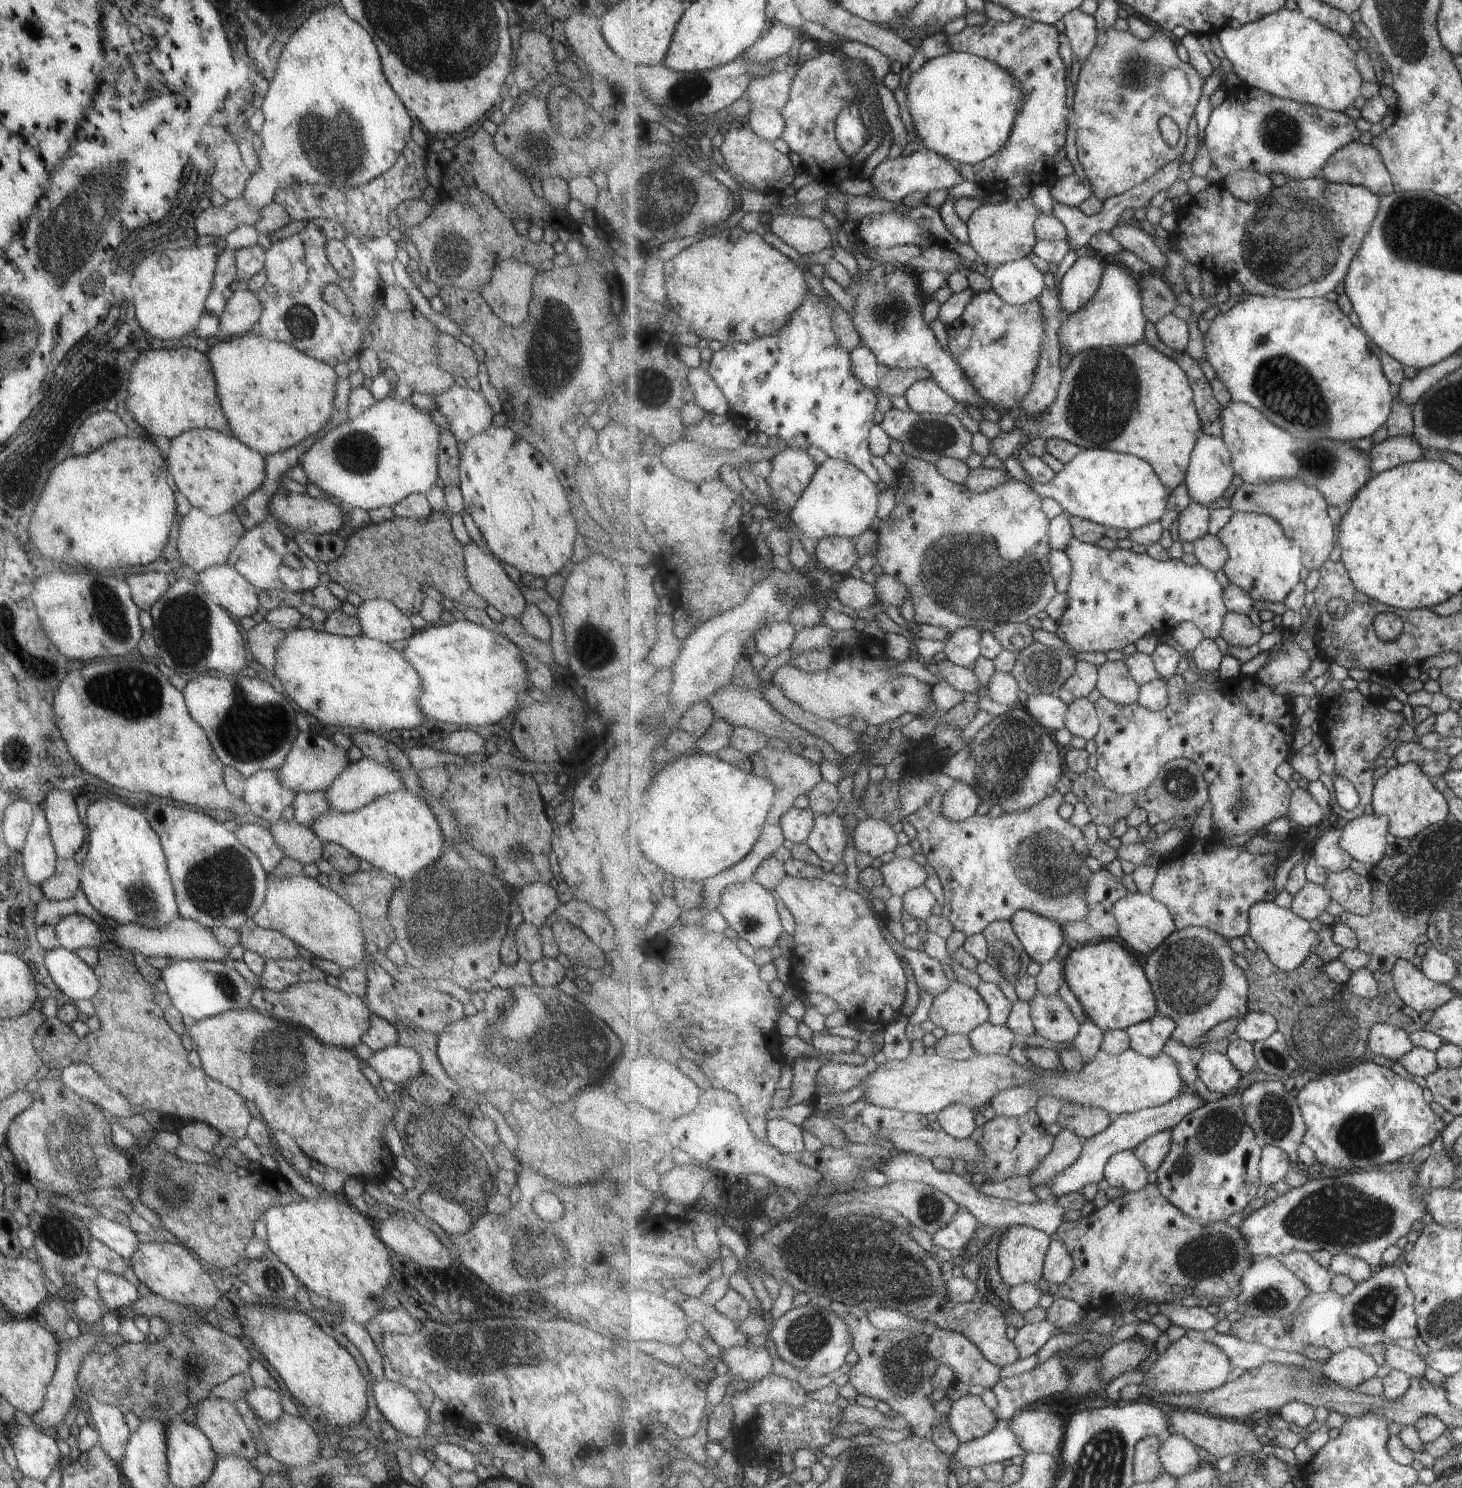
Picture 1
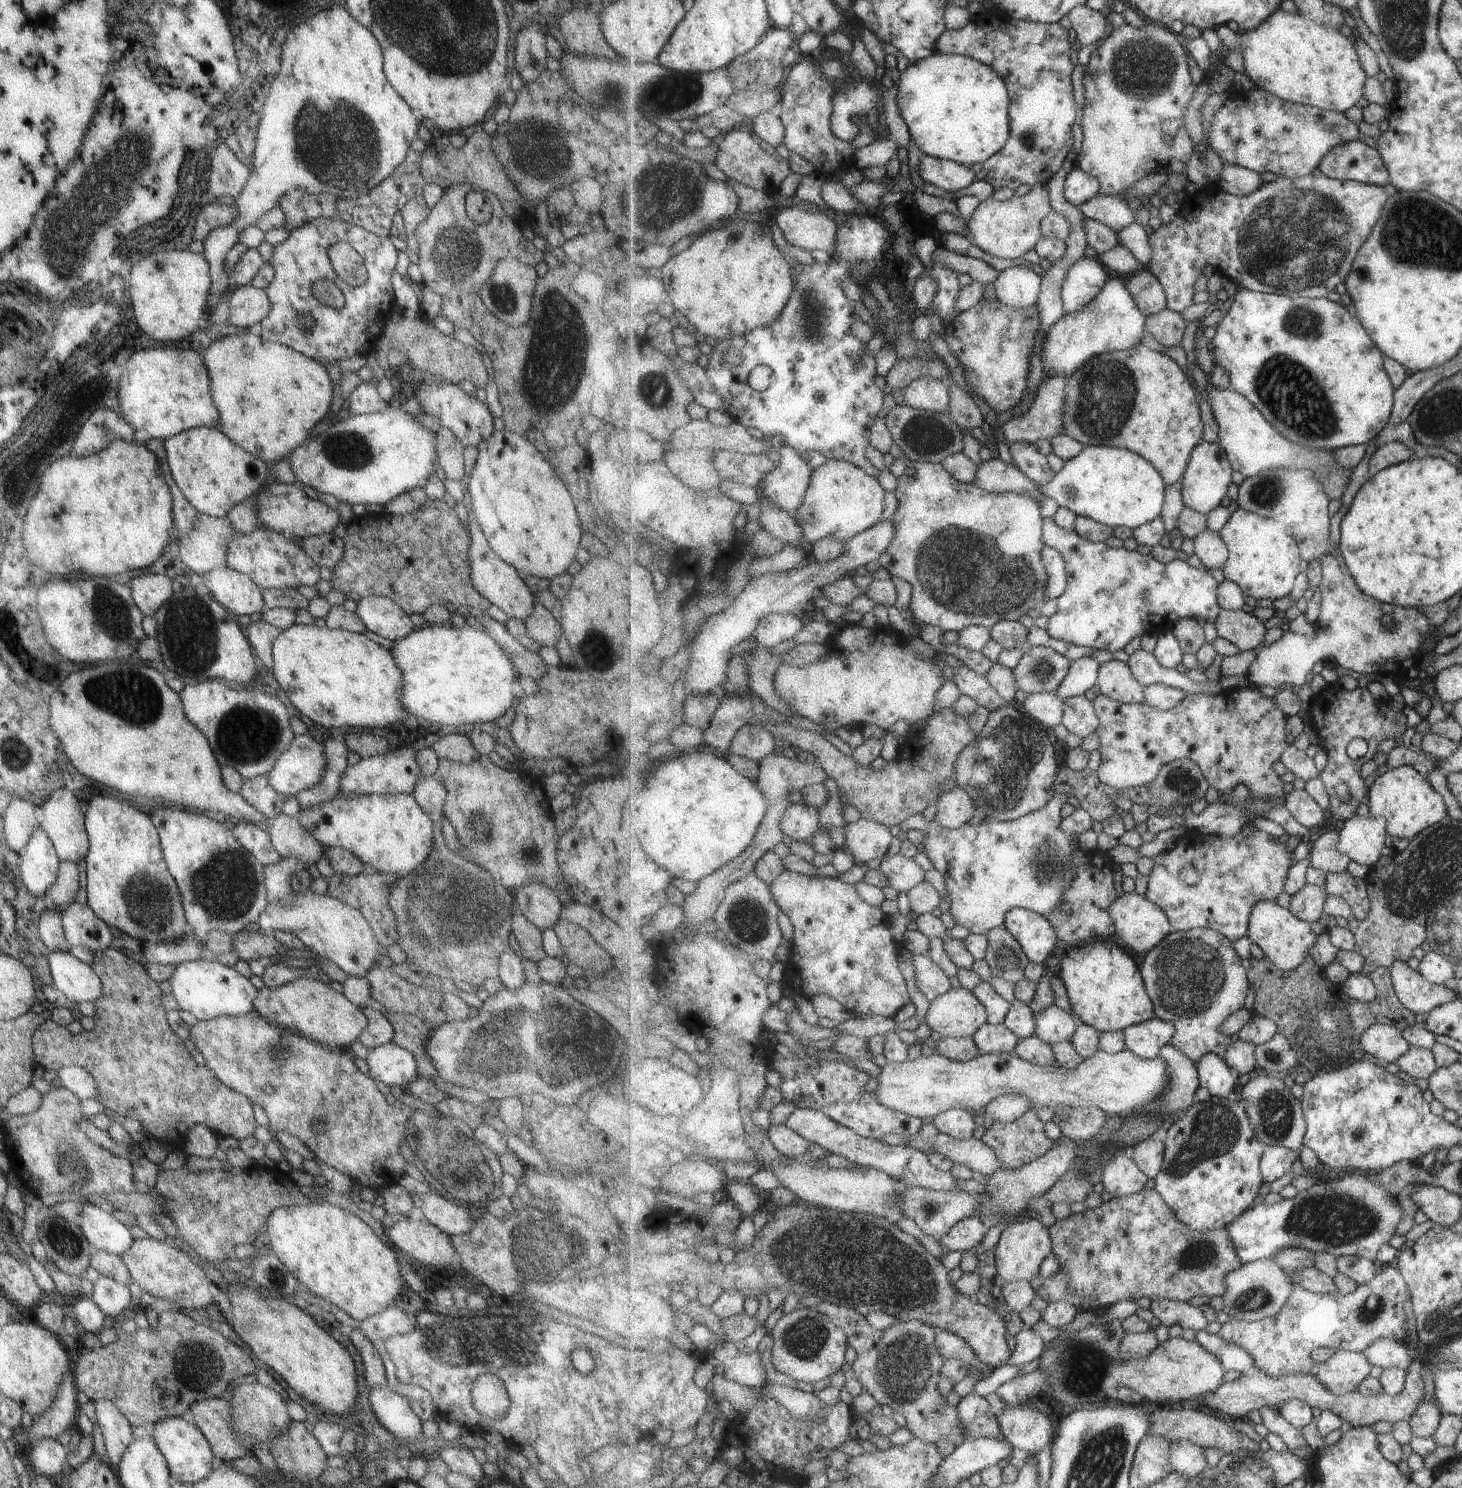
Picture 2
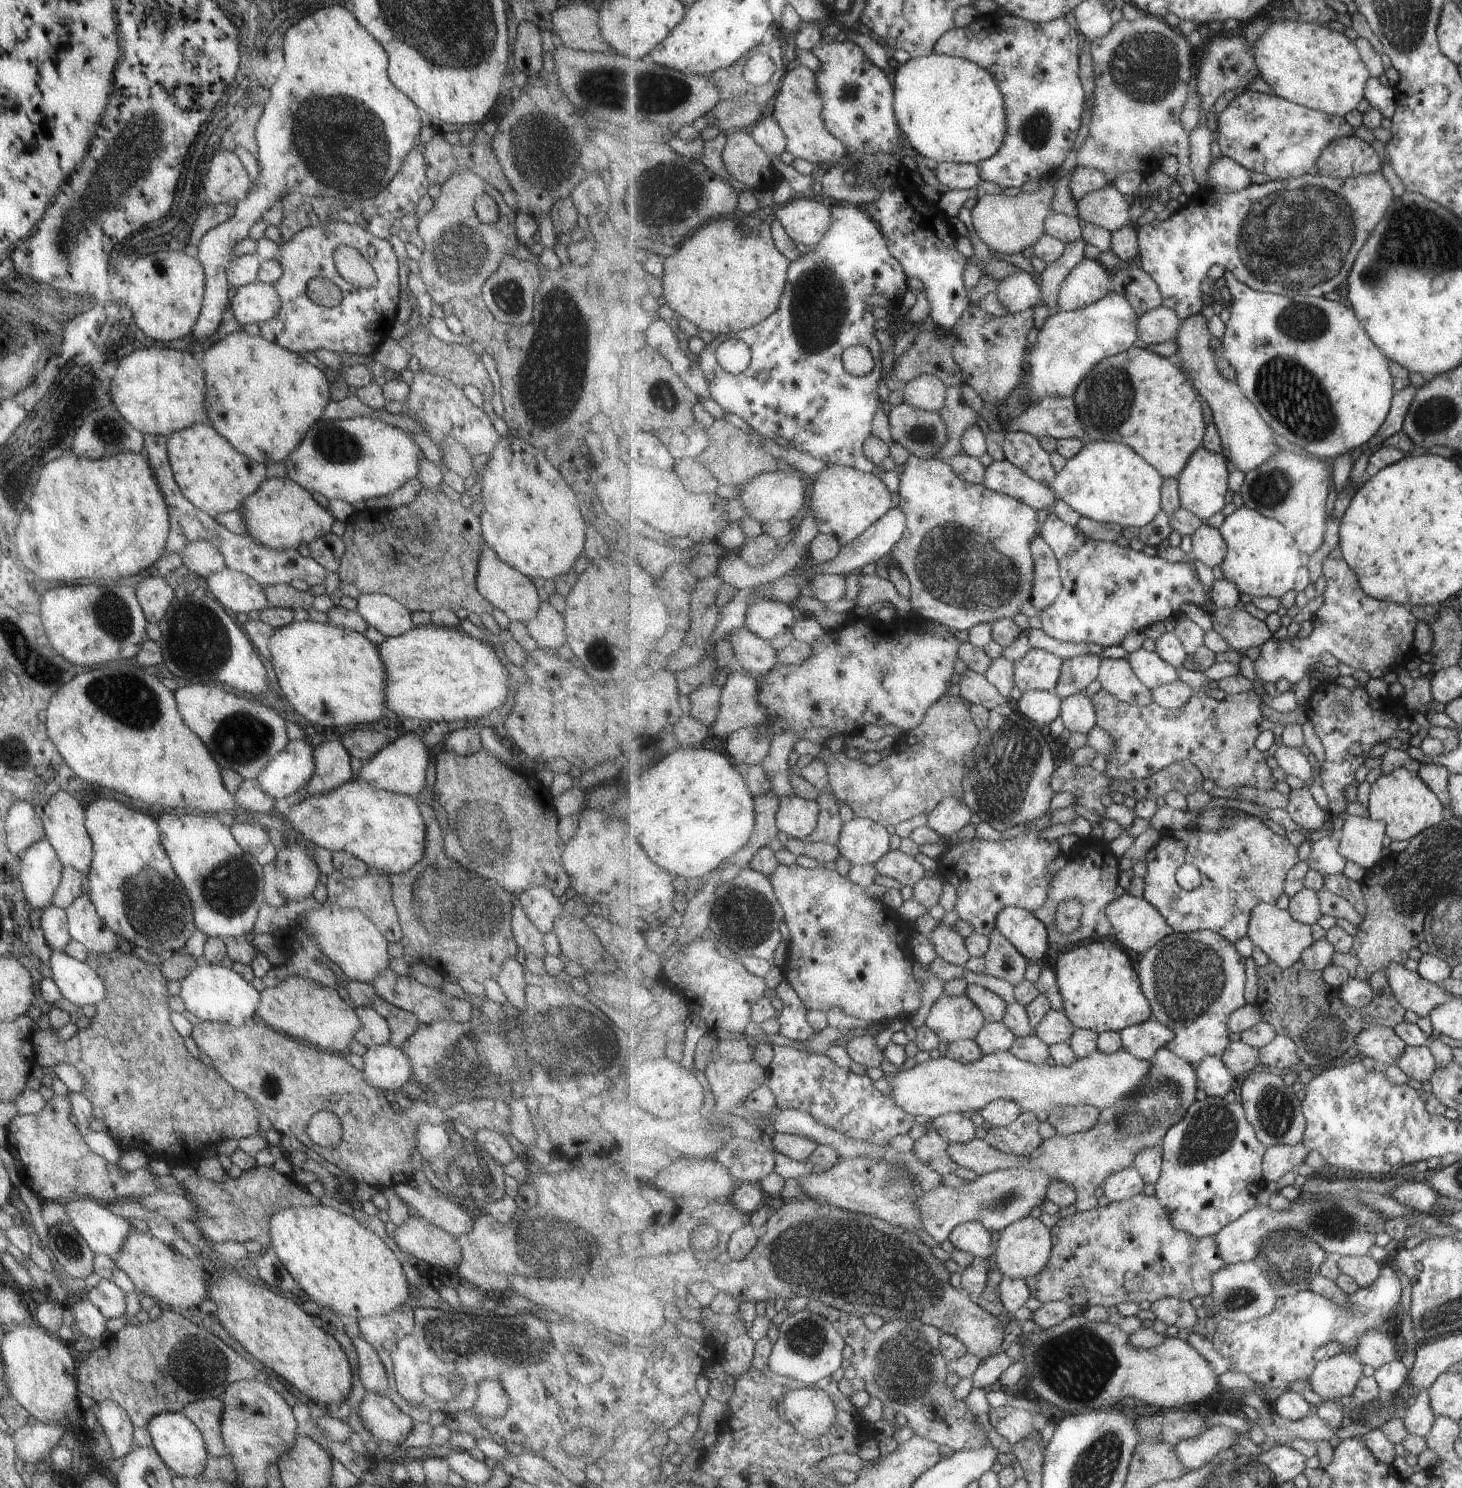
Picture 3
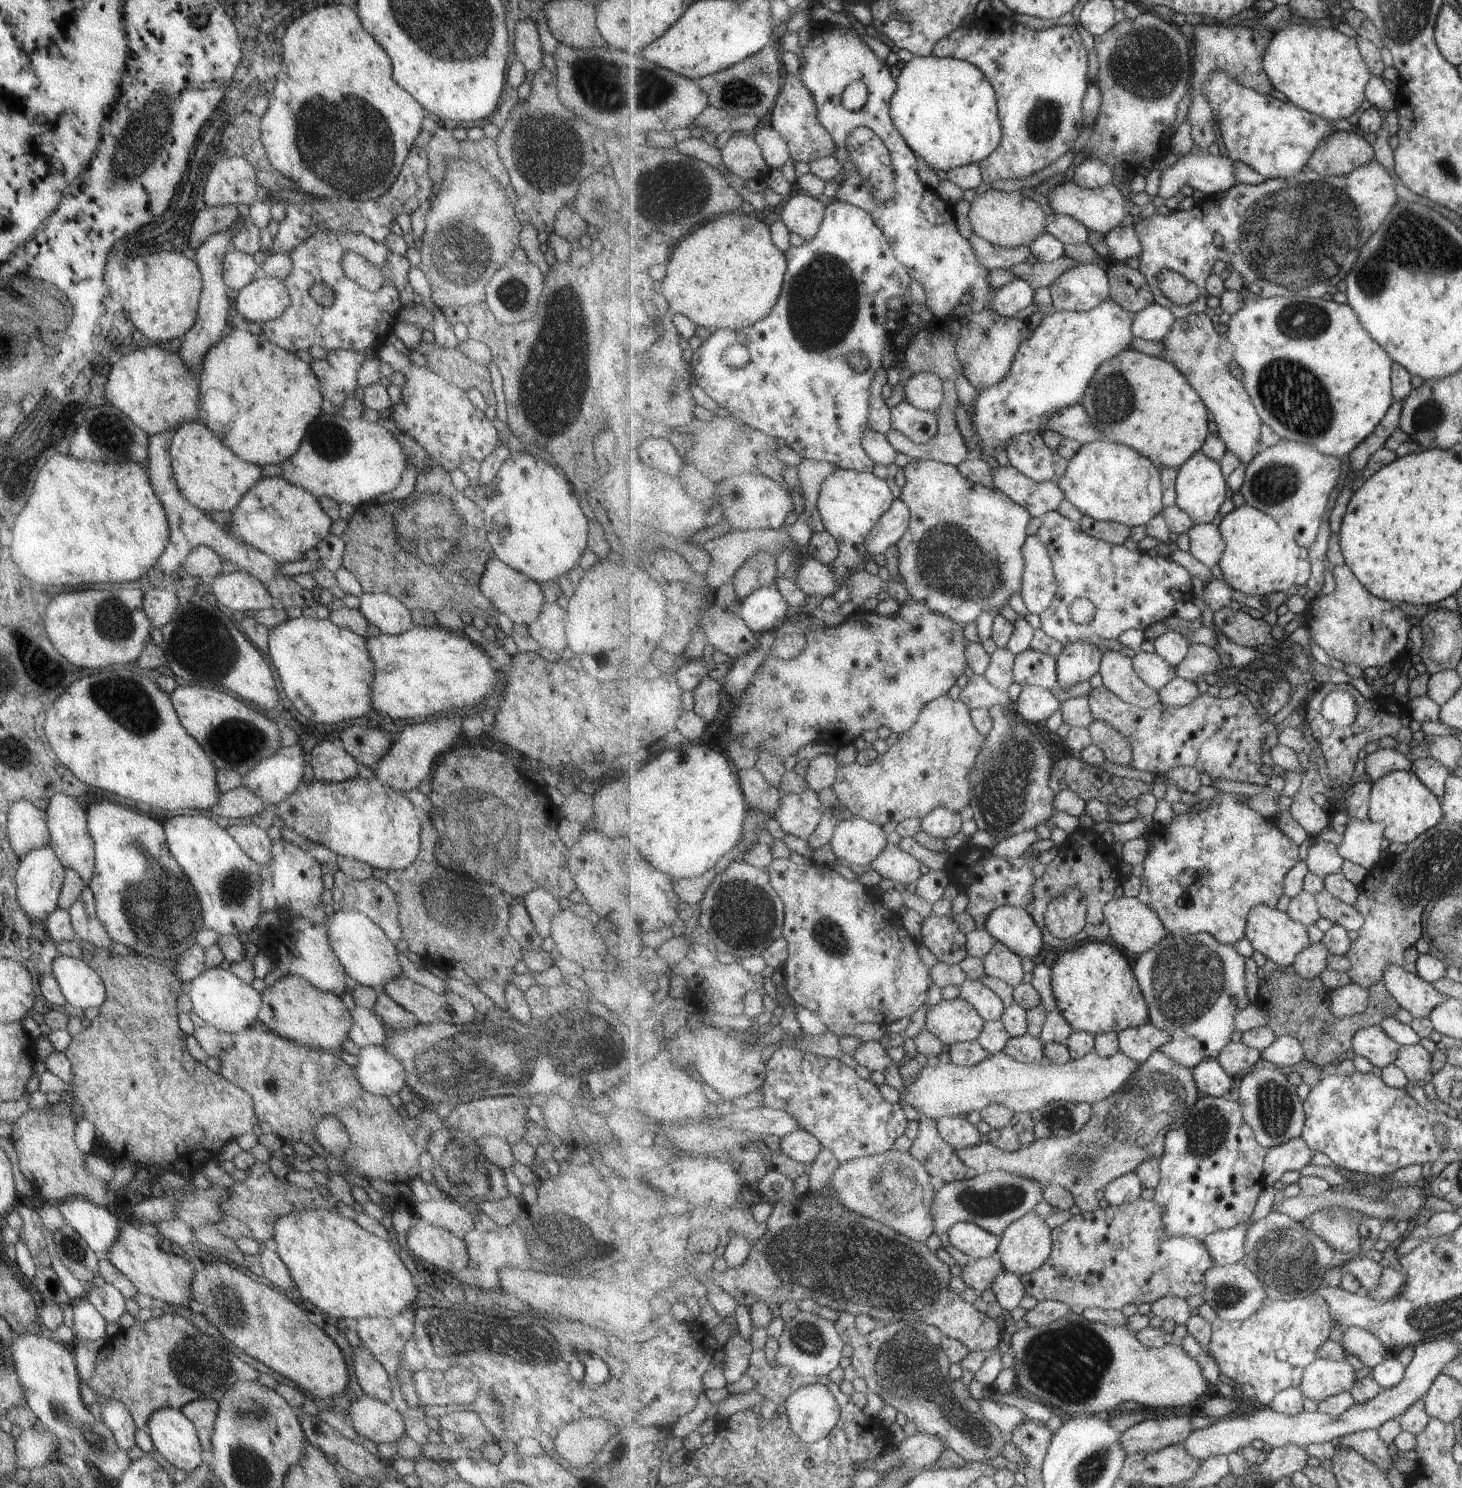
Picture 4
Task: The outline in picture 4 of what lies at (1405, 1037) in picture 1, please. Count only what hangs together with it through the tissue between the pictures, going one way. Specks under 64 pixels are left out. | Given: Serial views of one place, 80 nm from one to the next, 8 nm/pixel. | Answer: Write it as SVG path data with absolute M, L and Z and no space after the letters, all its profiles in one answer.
M1379 1025L1361 1029L1352 1038L1352 1050L1365 1057L1375 1069L1394 1064L1400 1046Z

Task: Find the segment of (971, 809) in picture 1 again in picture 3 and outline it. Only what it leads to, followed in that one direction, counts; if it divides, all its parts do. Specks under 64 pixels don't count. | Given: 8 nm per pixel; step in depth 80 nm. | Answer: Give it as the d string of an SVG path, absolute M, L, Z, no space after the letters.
M947 797L927 815L927 826L942 837L951 837L965 828L974 810L957 797Z

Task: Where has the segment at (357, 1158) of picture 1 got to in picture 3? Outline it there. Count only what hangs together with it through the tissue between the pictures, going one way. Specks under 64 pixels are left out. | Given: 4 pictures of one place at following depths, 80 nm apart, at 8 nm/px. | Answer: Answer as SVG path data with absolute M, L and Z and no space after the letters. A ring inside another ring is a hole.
M256 1016L247 1019L243 1025L235 1027L226 1023L213 1021L199 1021L192 1026L190 1037L194 1040L201 1053L206 1054L213 1061L213 1068L217 1074L237 1092L246 1093L254 1102L258 1114L270 1120L273 1130L280 1135L296 1138L303 1146L313 1150L322 1156L327 1162L337 1166L341 1172L347 1172L349 1176L361 1184L368 1184L377 1189L395 1187L407 1182L414 1172L411 1167L411 1150L416 1148L416 1130L419 1123L430 1125L443 1125L445 1122L457 1122L464 1124L473 1132L485 1129L498 1132L509 1138L509 1107L507 1101L498 1098L478 1097L466 1101L454 1101L447 1110L439 1110L434 1103L423 1100L412 1099L412 1106L407 1110L402 1109L401 1114L396 1114L391 1109L389 1102L383 1092L369 1086L363 1078L360 1070L355 1069L345 1061L344 1053L316 1047L311 1043L305 1043L284 1034L269 1030L265 1026L259 1026ZM317 1110L329 1110L340 1120L342 1130L341 1142L335 1148L327 1148L316 1145L306 1133L307 1120Z

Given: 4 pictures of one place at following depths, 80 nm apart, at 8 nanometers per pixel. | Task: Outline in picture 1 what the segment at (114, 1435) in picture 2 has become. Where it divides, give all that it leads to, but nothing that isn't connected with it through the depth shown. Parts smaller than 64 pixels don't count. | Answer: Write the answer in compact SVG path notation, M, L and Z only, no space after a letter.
M91 1397L84 1403L86 1414L95 1425L98 1445L101 1450L116 1464L123 1456L124 1444L129 1438L129 1428L123 1421L123 1414L116 1406L100 1403Z

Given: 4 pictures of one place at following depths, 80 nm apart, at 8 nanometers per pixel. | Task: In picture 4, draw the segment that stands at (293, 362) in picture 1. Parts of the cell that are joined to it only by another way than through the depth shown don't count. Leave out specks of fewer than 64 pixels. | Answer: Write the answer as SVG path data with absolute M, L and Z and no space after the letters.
M233 328L203 356L199 368L199 418L241 460L260 467L287 460L303 440L307 424L322 412L321 404L320 384L310 366L261 335Z

